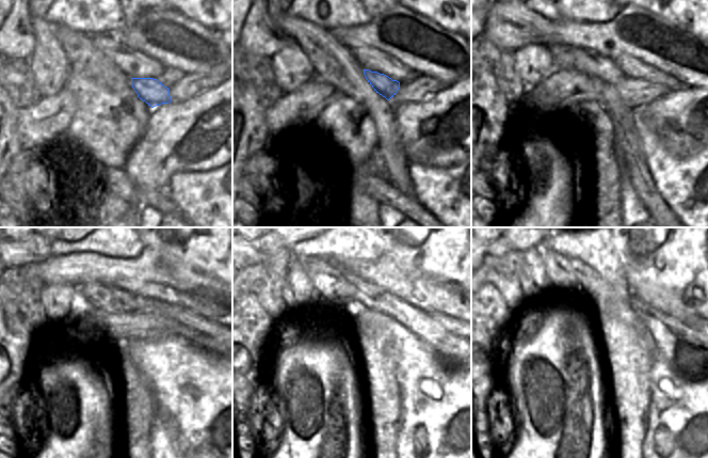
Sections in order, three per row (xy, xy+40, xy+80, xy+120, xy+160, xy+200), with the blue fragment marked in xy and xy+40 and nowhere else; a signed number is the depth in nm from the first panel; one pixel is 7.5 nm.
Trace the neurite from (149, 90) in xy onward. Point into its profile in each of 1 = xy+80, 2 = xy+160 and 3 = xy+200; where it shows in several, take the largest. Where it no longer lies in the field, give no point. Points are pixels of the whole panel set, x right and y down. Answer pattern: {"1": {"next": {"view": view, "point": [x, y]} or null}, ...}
{"1": {"next": {"view": "xy+80", "point": [590, 63]}}, "2": {"next": {"view": "xy+160", "point": [328, 278]}}, "3": {"next": {"view": "xy+200", "point": [564, 272]}}}

